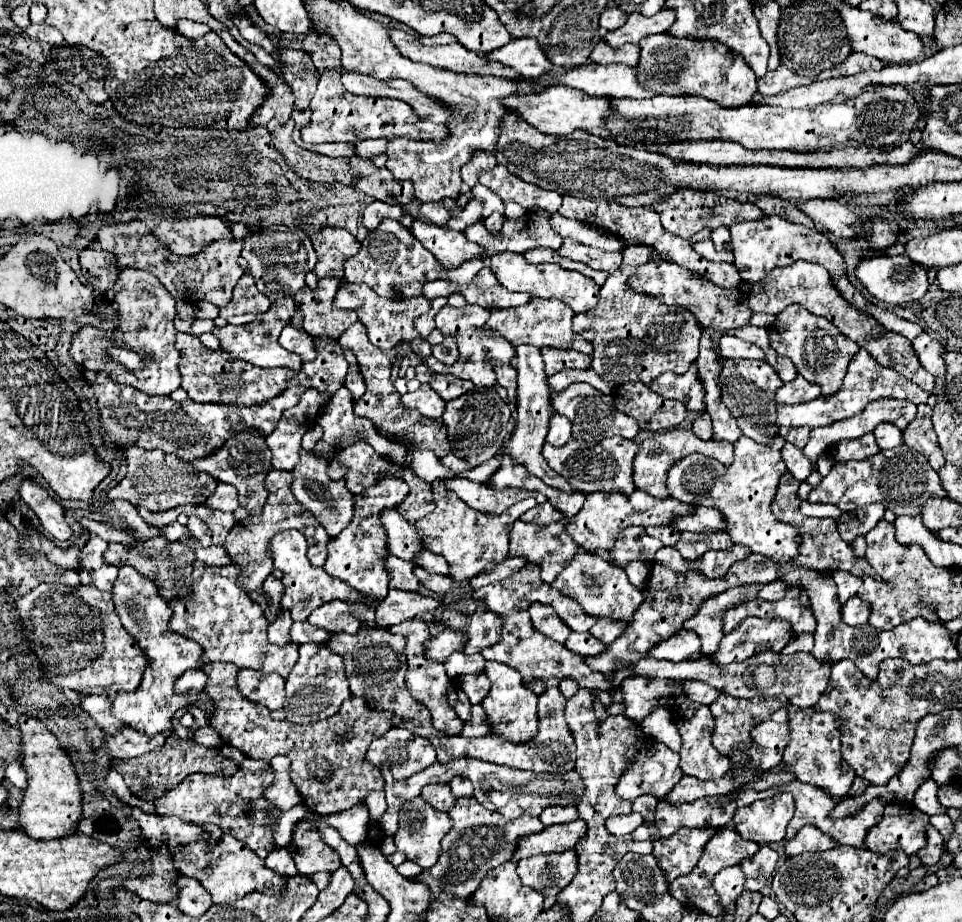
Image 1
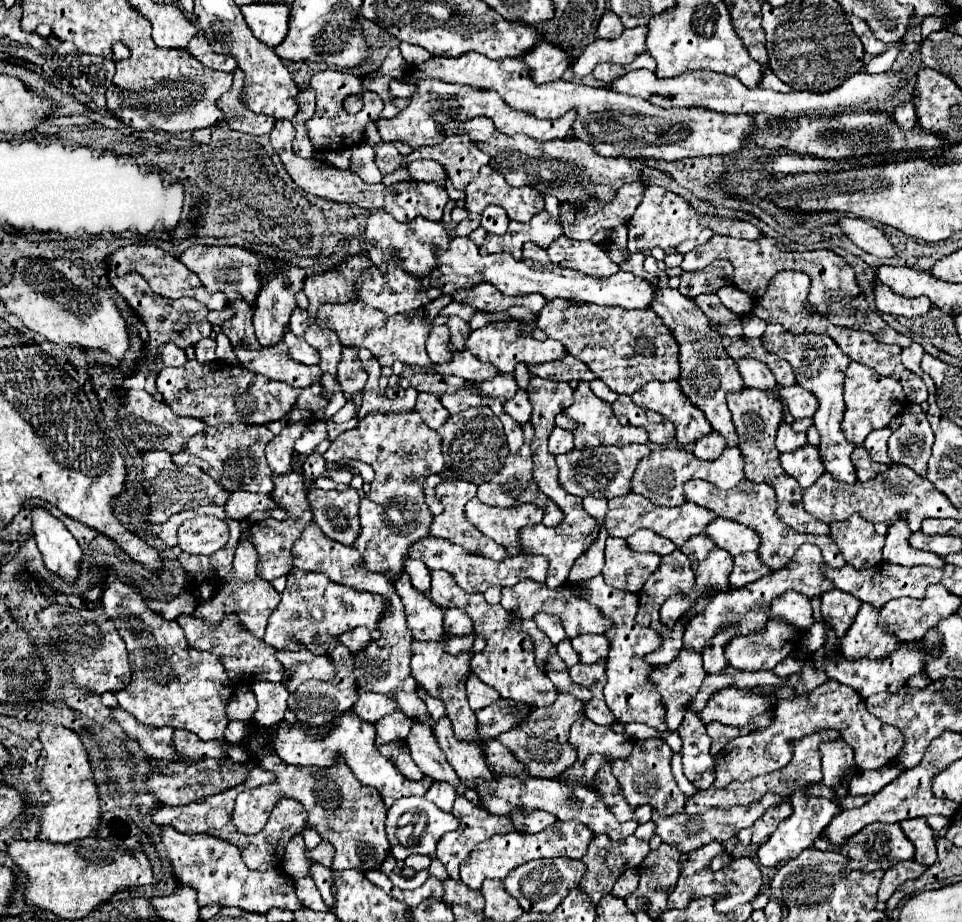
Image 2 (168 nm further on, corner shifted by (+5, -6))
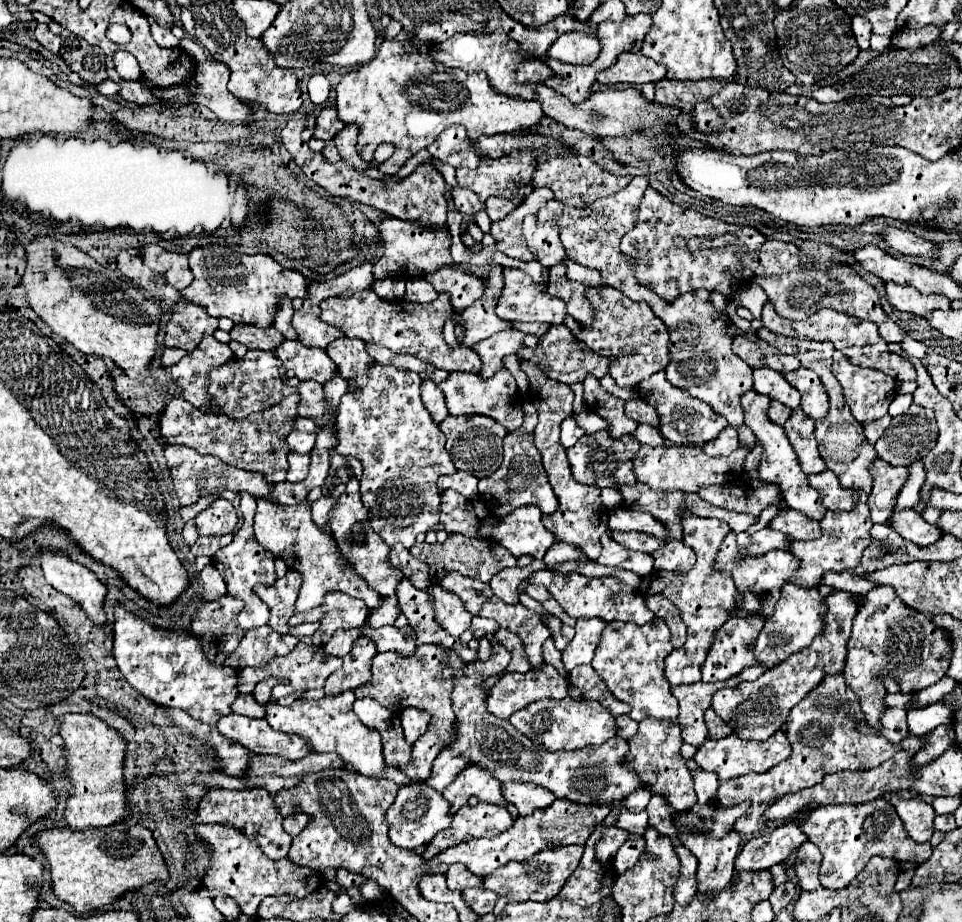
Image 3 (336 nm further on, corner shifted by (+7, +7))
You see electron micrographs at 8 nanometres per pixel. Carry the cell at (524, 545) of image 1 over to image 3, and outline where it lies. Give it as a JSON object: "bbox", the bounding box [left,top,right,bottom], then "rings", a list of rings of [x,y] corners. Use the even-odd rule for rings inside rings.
{"bbox":[522,361,608,561],"rings":[[[522,361],[522,371],[528,375],[530,391],[534,391],[530,395],[530,401],[538,409],[538,419],[540,419],[538,425],[536,425],[536,431],[534,431],[534,445],[538,447],[538,451],[542,455],[542,465],[544,465],[544,469],[548,473],[548,481],[550,481],[552,489],[554,489],[554,493],[558,497],[558,503],[560,503],[556,513],[542,515],[542,523],[552,535],[556,535],[558,541],[564,541],[568,545],[580,547],[592,561],[596,561],[598,555],[600,555],[600,535],[608,529],[608,511],[600,503],[600,489],[580,485],[580,483],[576,483],[572,479],[568,459],[564,455],[566,449],[560,445],[560,439],[558,439],[562,419],[572,415],[574,391],[570,389],[570,385],[554,381],[548,375],[544,375],[530,361]]]}

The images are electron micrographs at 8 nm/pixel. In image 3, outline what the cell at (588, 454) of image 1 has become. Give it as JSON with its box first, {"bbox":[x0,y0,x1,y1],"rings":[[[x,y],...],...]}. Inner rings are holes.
{"bbox":[566,431,640,487],"rings":[[[598,431],[592,435],[584,435],[574,447],[566,449],[568,463],[572,467],[572,477],[578,483],[584,485],[594,485],[594,487],[620,487],[628,483],[636,483],[634,479],[634,467],[632,459],[636,451],[640,449],[640,443],[636,441],[634,435],[622,435],[620,439],[610,437],[606,431]]]}

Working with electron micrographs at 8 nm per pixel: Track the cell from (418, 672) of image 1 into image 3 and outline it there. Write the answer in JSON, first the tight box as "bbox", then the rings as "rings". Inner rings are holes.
{"bbox":[444,763,506,813],"rings":[[[468,763],[452,781],[452,785],[444,791],[446,801],[452,805],[452,813],[456,813],[472,795],[480,797],[480,801],[484,803],[494,805],[506,803],[506,799],[500,793],[500,781],[476,763]]]}

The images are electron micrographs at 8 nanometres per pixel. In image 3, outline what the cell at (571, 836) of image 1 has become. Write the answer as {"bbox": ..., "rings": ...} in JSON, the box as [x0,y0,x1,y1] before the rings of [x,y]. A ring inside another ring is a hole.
{"bbox":[428,801,608,877],"rings":[[[554,801],[550,807],[534,811],[528,817],[518,817],[514,821],[514,825],[490,839],[470,839],[470,841],[462,841],[456,843],[452,847],[448,847],[446,851],[434,855],[428,863],[428,867],[438,867],[442,863],[462,863],[470,873],[486,877],[490,873],[494,873],[500,865],[508,863],[508,861],[524,861],[530,855],[534,855],[536,851],[542,851],[546,847],[554,849],[560,845],[584,845],[588,841],[588,837],[594,833],[594,829],[606,819],[608,815],[608,807],[592,807],[592,805],[582,805],[582,803],[572,803],[572,801]]]}

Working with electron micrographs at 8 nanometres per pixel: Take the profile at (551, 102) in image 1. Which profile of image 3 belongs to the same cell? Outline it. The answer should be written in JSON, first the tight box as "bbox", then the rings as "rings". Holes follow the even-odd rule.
{"bbox":[336,31,544,175],"rings":[[[406,31],[392,41],[384,41],[370,63],[364,63],[342,77],[336,85],[336,107],[344,123],[360,127],[358,151],[364,161],[372,161],[380,143],[396,145],[394,155],[378,165],[378,169],[388,175],[394,175],[408,157],[428,147],[440,131],[450,125],[464,125],[468,135],[478,139],[480,135],[530,129],[544,117],[540,101],[508,97],[494,91],[486,73],[466,73],[434,63],[428,59],[428,45],[416,41],[416,37]]]}

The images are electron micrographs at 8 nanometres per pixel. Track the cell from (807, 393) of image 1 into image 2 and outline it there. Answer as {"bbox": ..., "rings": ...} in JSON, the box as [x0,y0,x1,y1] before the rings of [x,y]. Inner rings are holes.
{"bbox":[778,384,818,420],"rings":[[[798,384],[790,386],[790,388],[780,388],[778,390],[782,400],[786,402],[786,406],[790,408],[792,416],[796,420],[802,420],[802,418],[812,418],[814,412],[818,410],[818,400],[812,392],[808,390],[802,390]]]}

